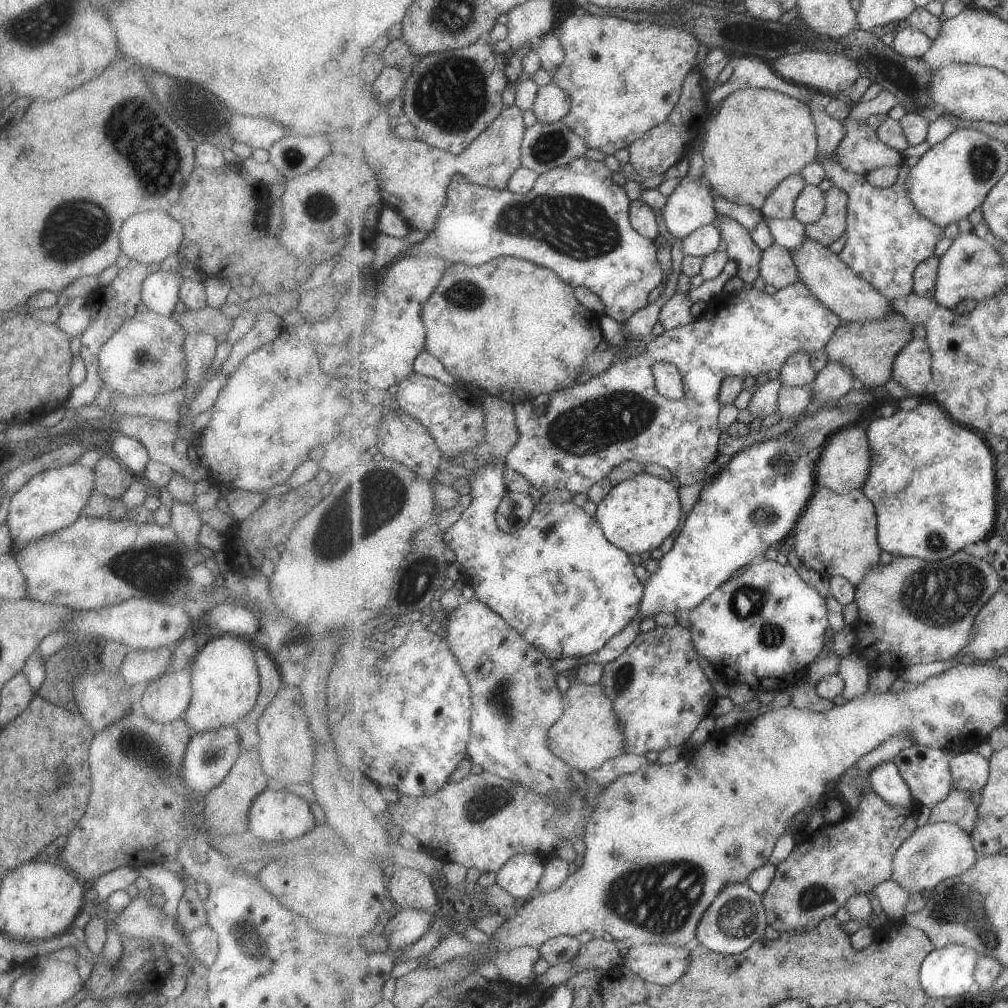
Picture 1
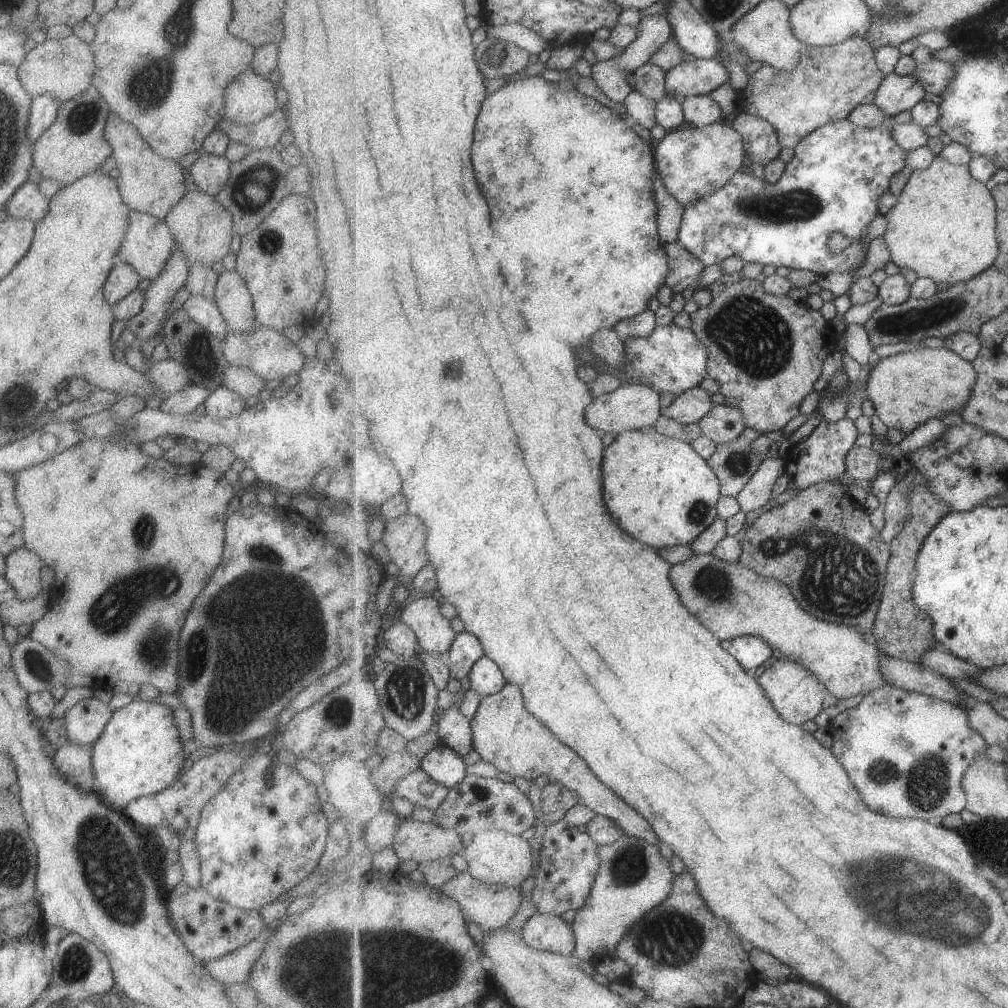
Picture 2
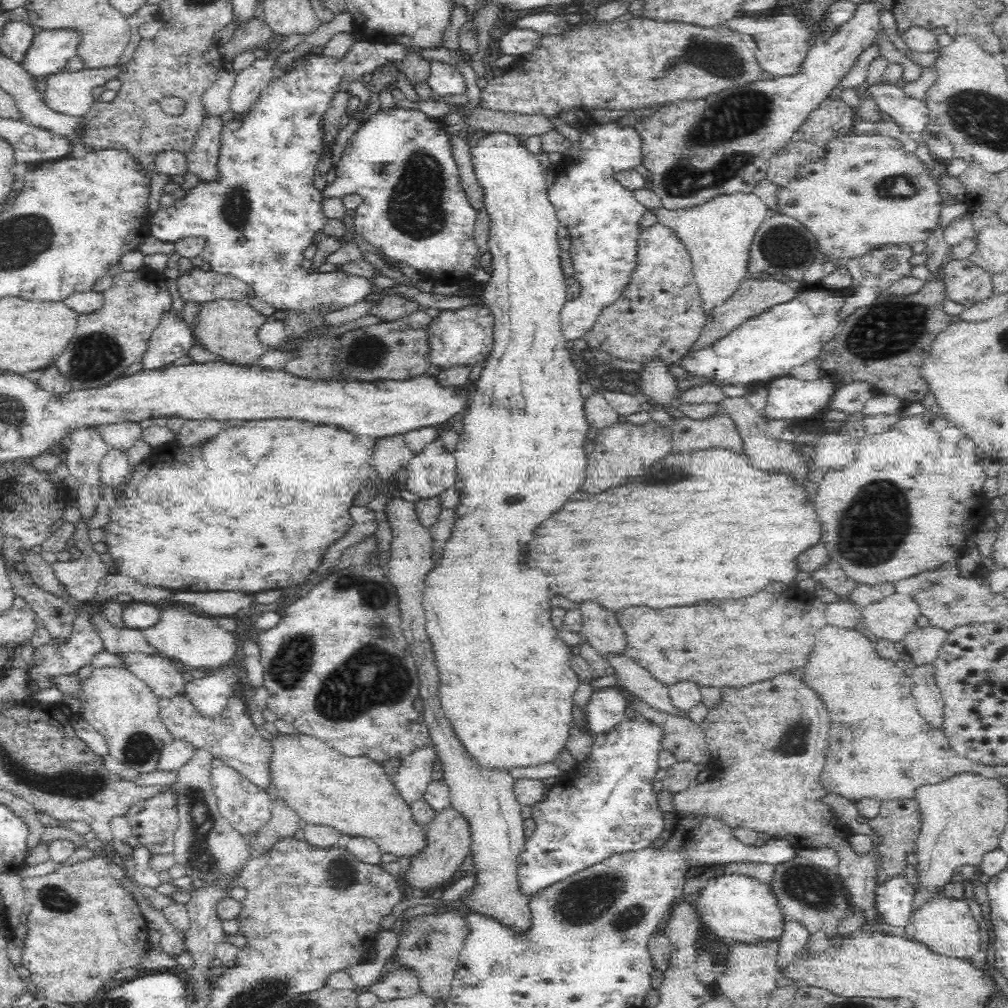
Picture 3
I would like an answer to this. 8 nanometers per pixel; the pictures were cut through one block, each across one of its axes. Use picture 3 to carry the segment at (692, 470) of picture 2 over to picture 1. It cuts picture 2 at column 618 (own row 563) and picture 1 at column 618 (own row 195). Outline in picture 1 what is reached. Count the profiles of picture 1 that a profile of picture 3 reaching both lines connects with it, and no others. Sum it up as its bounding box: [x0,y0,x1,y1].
[595,473,683,557]

